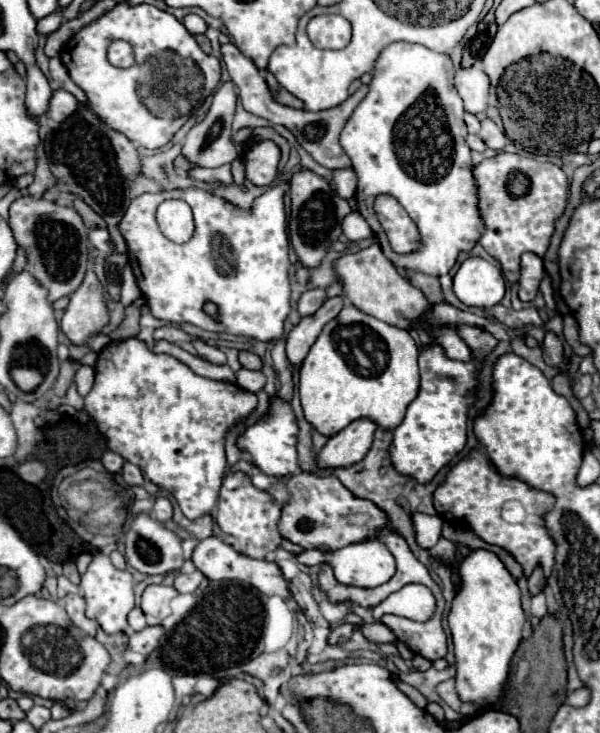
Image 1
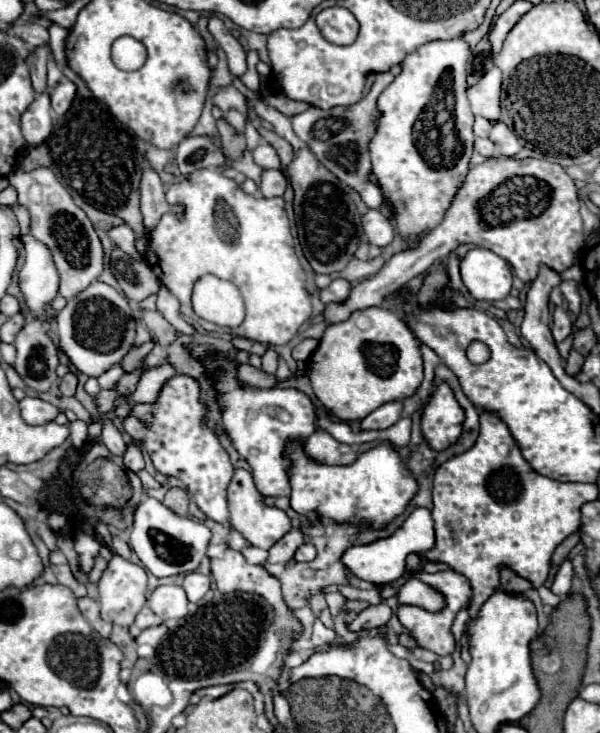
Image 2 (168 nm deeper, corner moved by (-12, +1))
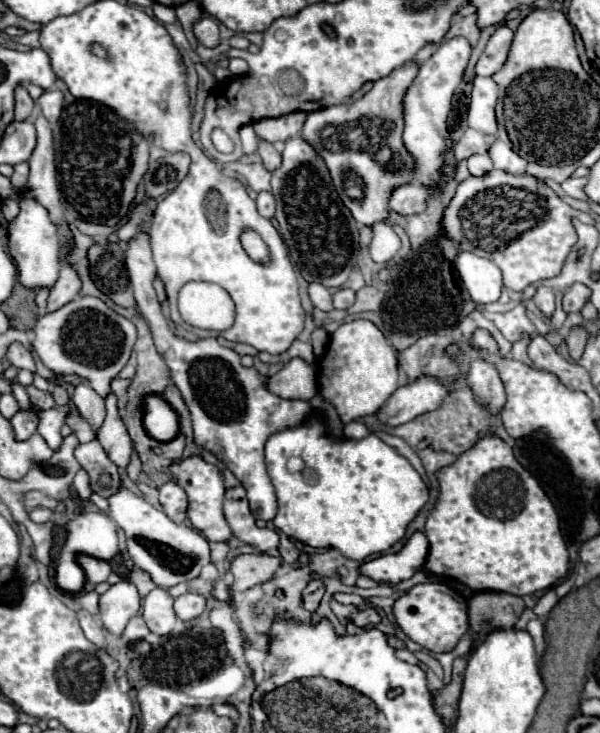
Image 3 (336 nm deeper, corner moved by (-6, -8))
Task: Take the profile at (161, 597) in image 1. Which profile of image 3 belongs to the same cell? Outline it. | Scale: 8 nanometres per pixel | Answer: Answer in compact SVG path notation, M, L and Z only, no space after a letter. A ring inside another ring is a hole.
M156 587L146 595L146 599L142 601L142 617L152 633L156 635L172 633L174 625L178 623L172 603L174 603L174 597L168 593L168 589Z

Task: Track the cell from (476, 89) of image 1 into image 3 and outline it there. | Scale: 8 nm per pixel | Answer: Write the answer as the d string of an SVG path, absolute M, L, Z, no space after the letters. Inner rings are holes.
M474 77L472 79L472 101L468 109L468 125L484 135L496 133L496 97L498 97L498 85L492 81L492 77Z

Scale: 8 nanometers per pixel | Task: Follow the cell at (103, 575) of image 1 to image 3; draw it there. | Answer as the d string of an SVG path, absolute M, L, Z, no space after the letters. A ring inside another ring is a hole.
M120 581L100 595L100 621L114 635L122 635L126 623L138 613L138 609L140 597L130 581Z

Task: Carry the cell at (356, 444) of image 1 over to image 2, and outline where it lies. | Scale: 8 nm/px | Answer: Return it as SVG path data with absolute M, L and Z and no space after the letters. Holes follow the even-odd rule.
M388 402L388 404L376 408L374 412L370 412L370 414L360 422L360 428L362 428L362 430L386 430L386 428L390 428L392 424L398 422L400 410L402 410L402 402Z

